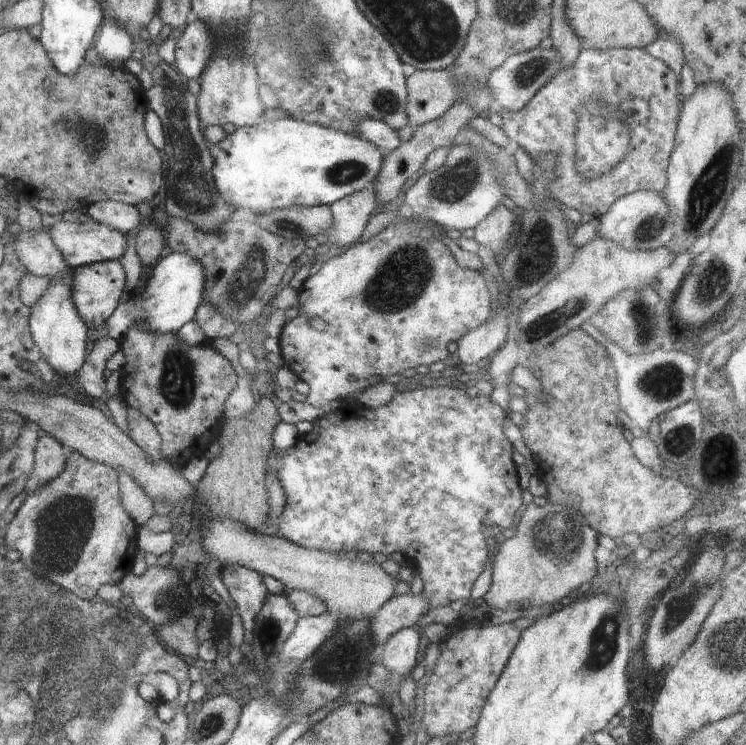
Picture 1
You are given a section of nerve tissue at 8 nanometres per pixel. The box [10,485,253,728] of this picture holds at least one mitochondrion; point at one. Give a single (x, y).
(64, 525)

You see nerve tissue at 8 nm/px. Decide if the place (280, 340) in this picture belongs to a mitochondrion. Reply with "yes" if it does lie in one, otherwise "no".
no

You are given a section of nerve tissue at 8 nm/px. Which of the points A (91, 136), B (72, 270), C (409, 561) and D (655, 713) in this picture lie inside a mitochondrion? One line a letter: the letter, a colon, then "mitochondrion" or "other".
A: mitochondrion
B: other
C: other
D: other

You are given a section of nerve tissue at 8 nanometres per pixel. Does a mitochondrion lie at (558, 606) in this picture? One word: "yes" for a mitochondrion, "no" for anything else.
no

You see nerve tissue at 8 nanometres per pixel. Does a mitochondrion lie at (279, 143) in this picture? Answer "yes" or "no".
no

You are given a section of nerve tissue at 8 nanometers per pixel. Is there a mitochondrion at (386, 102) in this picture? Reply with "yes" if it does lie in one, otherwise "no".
yes

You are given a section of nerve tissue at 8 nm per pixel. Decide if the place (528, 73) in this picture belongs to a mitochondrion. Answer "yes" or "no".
yes

